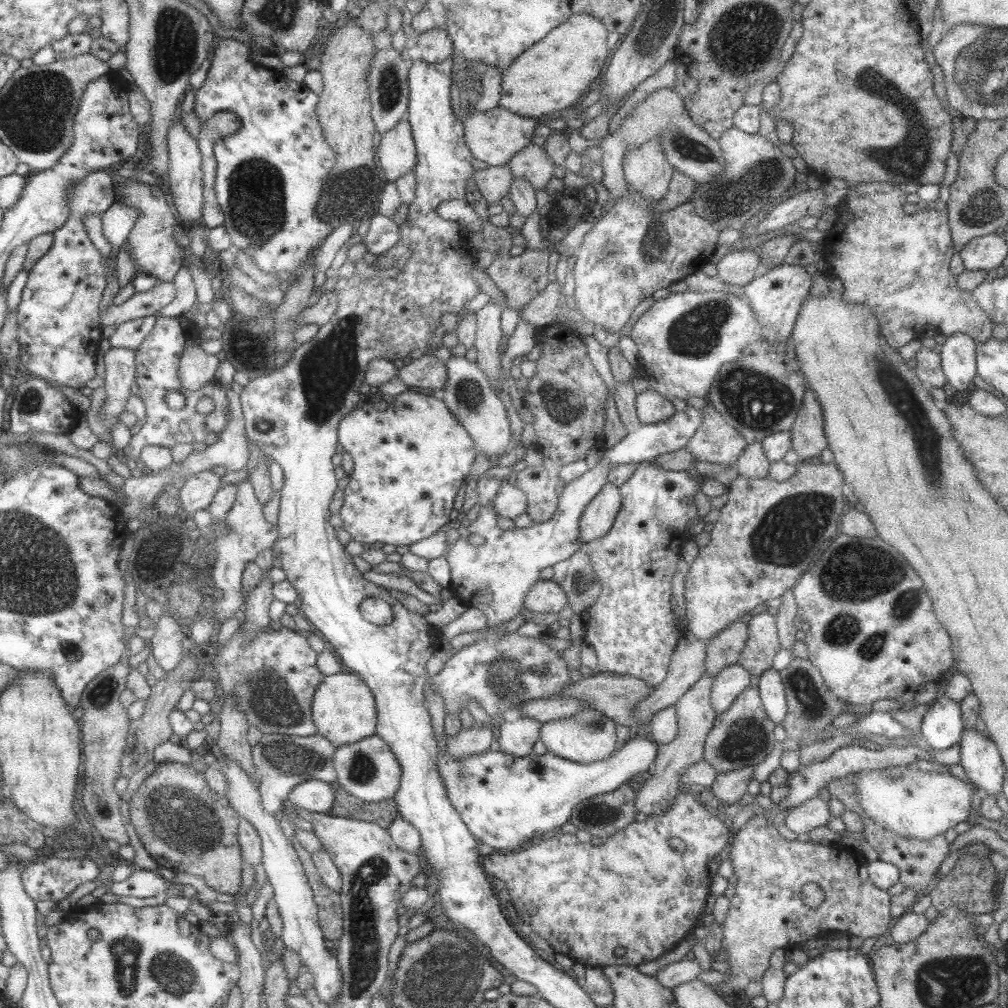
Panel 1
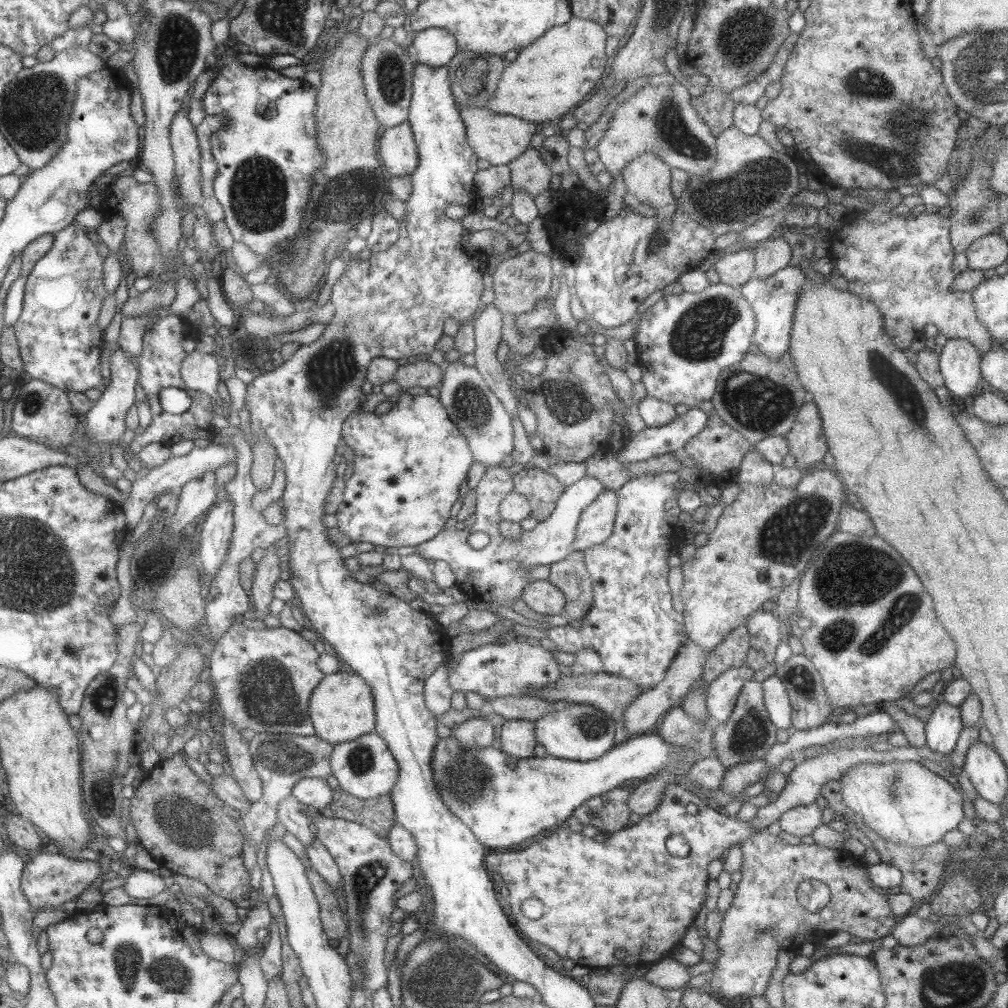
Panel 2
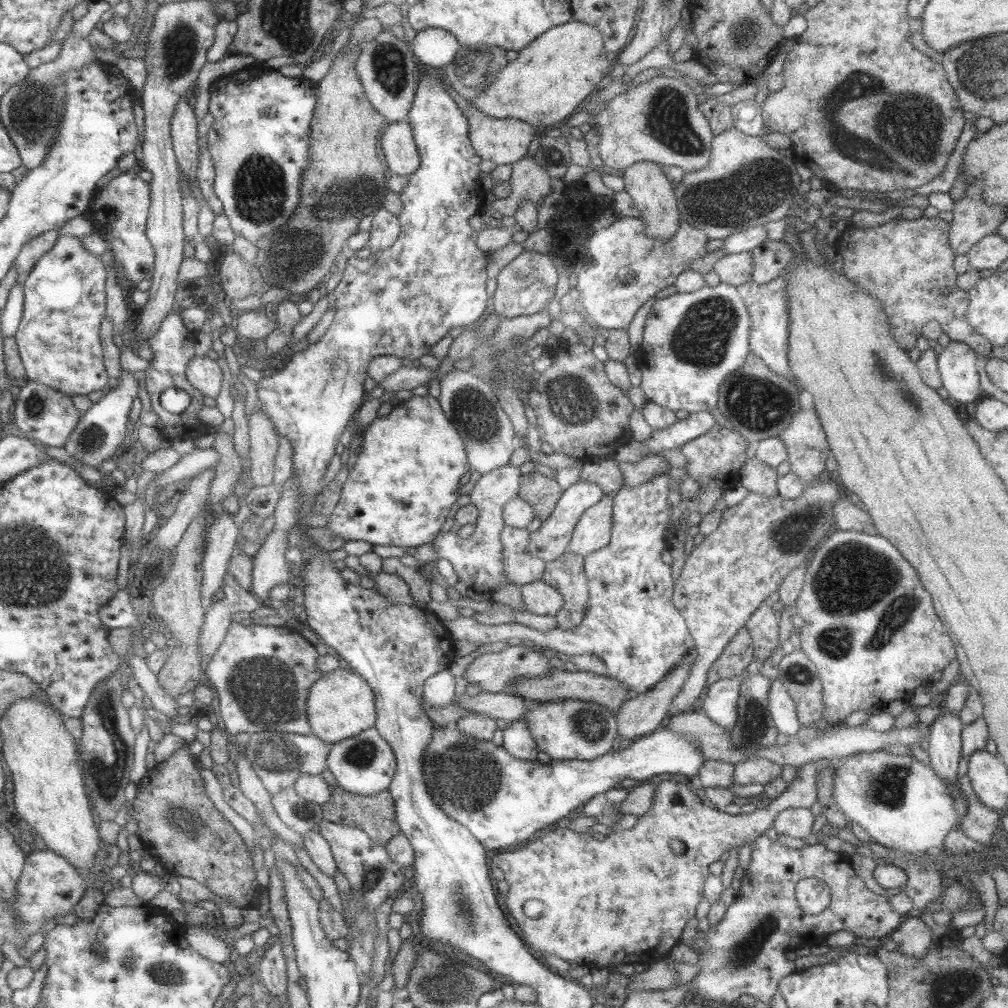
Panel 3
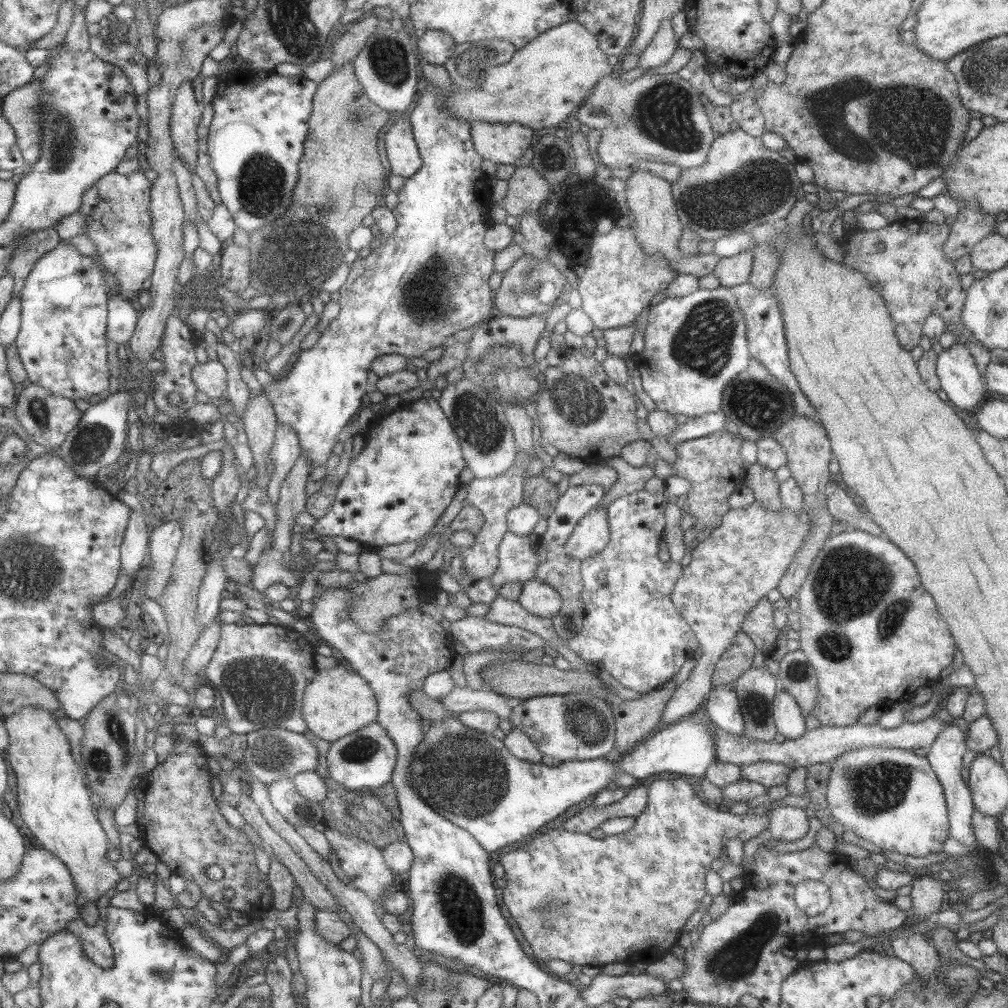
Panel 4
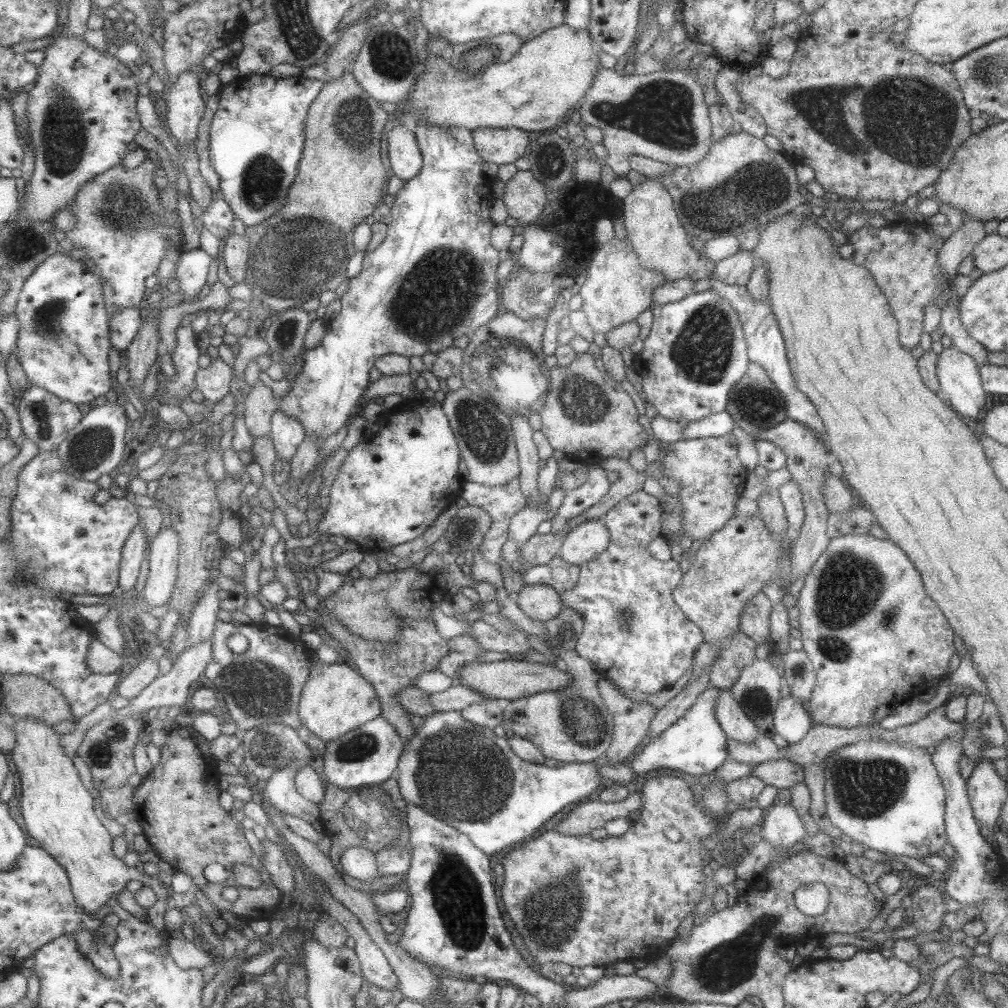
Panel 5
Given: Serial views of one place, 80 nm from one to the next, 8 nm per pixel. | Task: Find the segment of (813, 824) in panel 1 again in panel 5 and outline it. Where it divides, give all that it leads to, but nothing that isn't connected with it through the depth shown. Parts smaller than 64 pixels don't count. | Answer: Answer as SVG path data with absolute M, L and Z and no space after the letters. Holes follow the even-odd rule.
M772 804L763 813L763 823L755 829L754 837L773 846L772 849L791 848L805 837L805 828L790 804Z

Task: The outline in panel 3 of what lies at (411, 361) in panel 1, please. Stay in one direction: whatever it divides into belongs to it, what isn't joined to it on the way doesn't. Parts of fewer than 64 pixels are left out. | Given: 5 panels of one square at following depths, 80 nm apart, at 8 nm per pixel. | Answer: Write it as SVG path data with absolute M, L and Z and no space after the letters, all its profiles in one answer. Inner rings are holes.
M415 363L411 368L409 366L401 366L378 385L383 388L385 396L388 396L389 393L395 394L399 390L411 391L435 378L435 370L421 367Z

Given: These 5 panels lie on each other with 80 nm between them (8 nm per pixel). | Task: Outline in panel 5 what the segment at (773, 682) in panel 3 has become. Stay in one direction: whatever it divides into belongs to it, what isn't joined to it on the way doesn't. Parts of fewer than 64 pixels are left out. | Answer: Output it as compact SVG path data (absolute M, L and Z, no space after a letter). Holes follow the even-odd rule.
M791 695L779 697L772 721L774 734L779 734L787 743L799 742L811 727L804 703Z

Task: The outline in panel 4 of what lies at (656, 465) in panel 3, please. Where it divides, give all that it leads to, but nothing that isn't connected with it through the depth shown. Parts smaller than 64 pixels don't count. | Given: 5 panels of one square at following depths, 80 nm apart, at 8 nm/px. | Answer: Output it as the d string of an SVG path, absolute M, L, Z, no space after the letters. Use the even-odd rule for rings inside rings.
M611 457L607 459L606 466L616 471L617 480L609 490L604 491L603 498L595 507L606 508L610 502L613 502L614 498L643 489L644 482L653 477L653 466L647 466L646 463L639 468L635 468L629 466L620 457Z

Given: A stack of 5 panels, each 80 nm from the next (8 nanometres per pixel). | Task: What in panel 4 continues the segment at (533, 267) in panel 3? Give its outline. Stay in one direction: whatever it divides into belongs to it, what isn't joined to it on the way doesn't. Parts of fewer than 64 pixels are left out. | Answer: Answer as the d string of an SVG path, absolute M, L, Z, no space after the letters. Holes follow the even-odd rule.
M522 255L502 272L503 276L498 289L494 293L493 310L497 315L515 318L527 318L533 315L547 313L559 297L565 277L557 266L549 261L538 261L529 255Z

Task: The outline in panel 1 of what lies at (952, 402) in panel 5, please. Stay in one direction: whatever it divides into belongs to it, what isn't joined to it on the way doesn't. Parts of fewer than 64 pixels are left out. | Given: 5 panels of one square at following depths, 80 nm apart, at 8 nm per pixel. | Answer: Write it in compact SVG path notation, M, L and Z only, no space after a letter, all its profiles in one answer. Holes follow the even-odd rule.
M953 334L947 337L939 352L943 375L947 383L957 390L969 389L973 386L973 378L977 376L975 363L975 342L965 334Z

